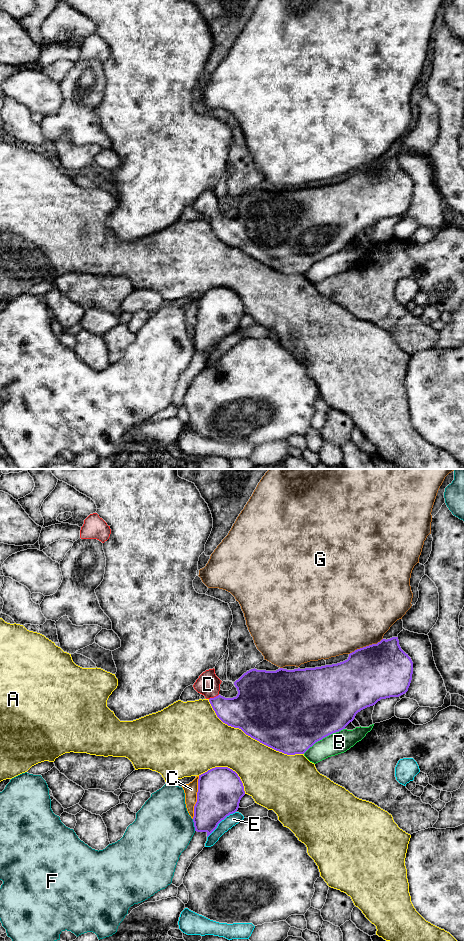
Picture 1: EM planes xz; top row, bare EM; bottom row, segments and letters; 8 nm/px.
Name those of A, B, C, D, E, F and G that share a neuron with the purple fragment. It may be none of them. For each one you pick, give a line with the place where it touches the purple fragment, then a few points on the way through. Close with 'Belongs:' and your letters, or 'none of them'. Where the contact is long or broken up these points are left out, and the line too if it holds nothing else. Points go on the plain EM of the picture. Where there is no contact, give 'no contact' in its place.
D: meets purple in xz at (214, 217); runs through xz (241, 232), (226, 229), (214, 217), (208, 204)
Belongs: D

